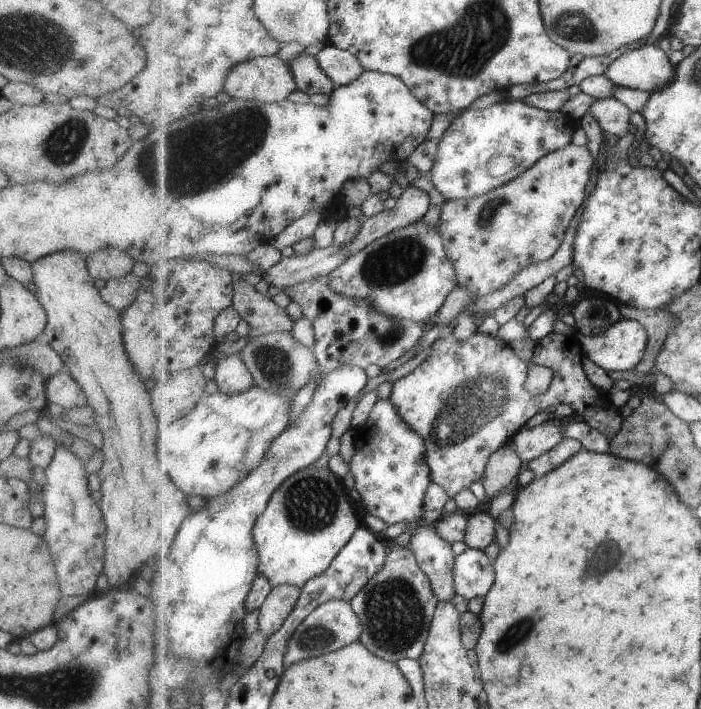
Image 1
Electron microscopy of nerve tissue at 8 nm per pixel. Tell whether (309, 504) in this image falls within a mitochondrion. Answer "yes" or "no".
yes

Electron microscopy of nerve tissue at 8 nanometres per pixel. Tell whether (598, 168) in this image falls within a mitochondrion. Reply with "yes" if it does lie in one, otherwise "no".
no

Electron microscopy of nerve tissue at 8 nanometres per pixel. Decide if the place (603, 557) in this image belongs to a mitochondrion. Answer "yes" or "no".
yes

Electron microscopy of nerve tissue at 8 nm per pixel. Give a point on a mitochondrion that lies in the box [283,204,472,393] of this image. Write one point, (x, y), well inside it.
(393, 263)

